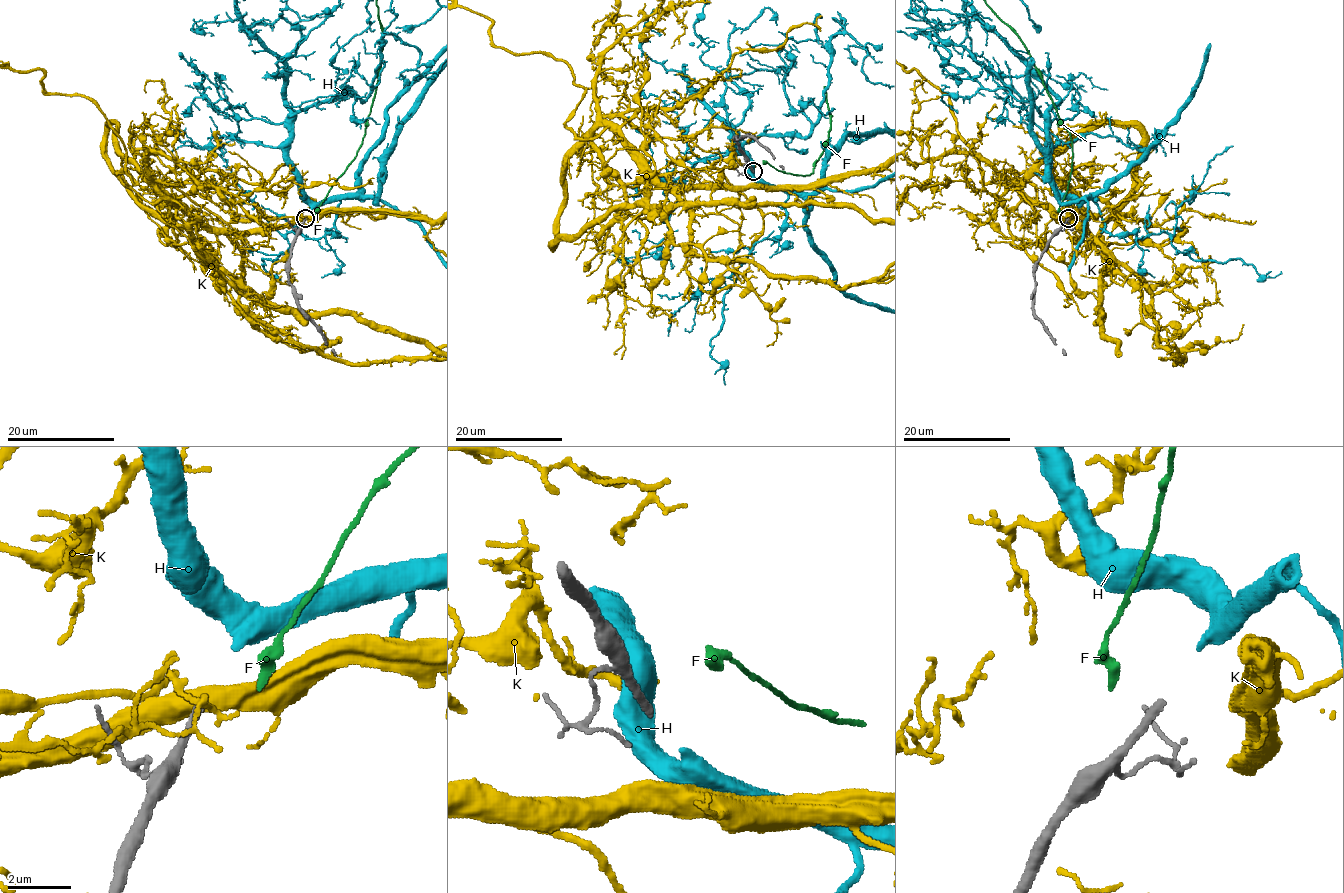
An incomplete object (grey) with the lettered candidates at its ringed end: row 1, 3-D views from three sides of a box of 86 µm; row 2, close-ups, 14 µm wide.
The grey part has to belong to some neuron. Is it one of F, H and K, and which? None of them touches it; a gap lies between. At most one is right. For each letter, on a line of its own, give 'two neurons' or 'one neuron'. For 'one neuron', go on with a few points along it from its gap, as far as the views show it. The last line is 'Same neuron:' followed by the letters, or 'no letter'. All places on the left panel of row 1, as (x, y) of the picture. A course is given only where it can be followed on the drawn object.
F: two neurons
H: one neuron
K: two neurons
Same neuron: H

